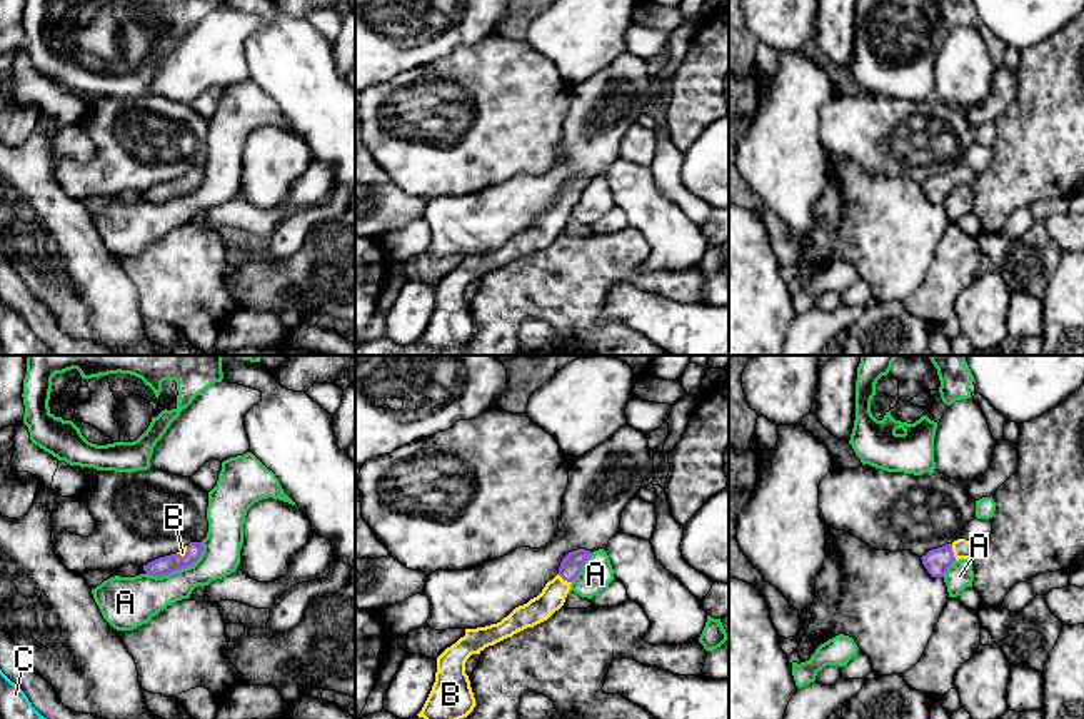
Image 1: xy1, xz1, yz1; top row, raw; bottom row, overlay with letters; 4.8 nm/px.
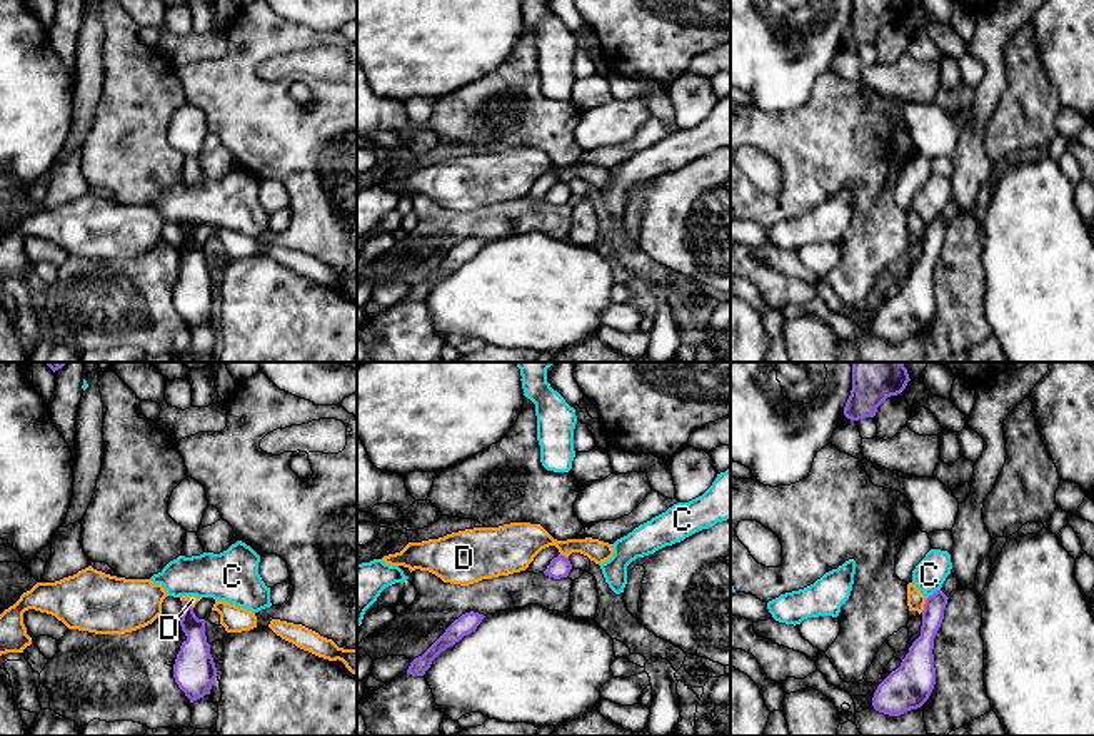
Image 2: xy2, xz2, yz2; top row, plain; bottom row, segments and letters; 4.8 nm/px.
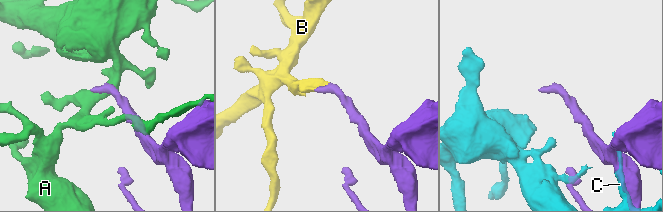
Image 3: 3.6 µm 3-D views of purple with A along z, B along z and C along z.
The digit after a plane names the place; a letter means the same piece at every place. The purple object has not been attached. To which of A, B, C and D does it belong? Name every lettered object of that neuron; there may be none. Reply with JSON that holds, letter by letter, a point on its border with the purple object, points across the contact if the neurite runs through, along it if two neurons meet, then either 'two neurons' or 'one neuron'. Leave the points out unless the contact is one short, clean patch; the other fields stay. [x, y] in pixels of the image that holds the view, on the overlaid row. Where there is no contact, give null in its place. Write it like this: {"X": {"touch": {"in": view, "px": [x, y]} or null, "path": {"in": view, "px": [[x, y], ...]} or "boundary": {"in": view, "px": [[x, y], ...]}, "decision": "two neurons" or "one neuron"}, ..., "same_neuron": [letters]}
{"A": {"touch": {"in": "xy1", "px": [180, 568]}, "decision": "two neurons"}, "B": {"touch": {"in": "yz1", "px": [953, 553]}, "path": {"in": "yz1", "px": [[938, 561], [953, 553], [963, 549]]}, "decision": "one neuron"}, "C": {"touch": {"in": "yz2", "px": [934, 593]}, "decision": "two neurons"}, "D": {"touch": {"in": "yz2", "px": [924, 604]}, "boundary": {"in": "yz2", "px": [[928, 598], [921, 611]]}, "decision": "two neurons"}, "same_neuron": ["B"]}

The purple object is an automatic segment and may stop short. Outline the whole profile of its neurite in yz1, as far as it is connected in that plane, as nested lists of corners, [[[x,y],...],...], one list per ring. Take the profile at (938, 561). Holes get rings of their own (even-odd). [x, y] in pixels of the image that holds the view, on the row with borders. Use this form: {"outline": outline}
{"outline": [[[957,539],[952,544],[929,551],[922,556],[922,564],[932,577],[944,577],[947,569],[954,561],[967,559],[972,561],[977,556],[979,549],[974,547],[966,539]]]}

